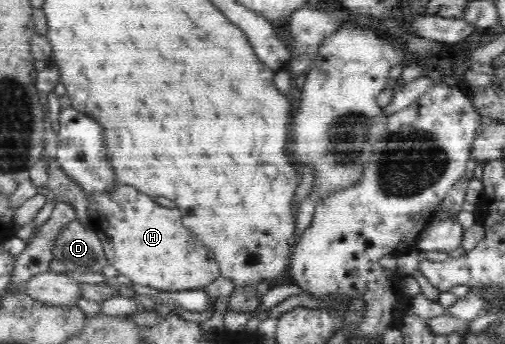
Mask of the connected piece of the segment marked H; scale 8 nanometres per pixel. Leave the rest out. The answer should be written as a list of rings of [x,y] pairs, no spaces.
[[[130,185],[118,186],[114,192],[85,197],[88,200],[88,225],[102,241],[107,262],[120,274],[128,276],[132,283],[141,285],[143,290],[202,290],[221,274],[213,253],[182,226],[182,214],[176,208],[163,207],[154,197]]]

